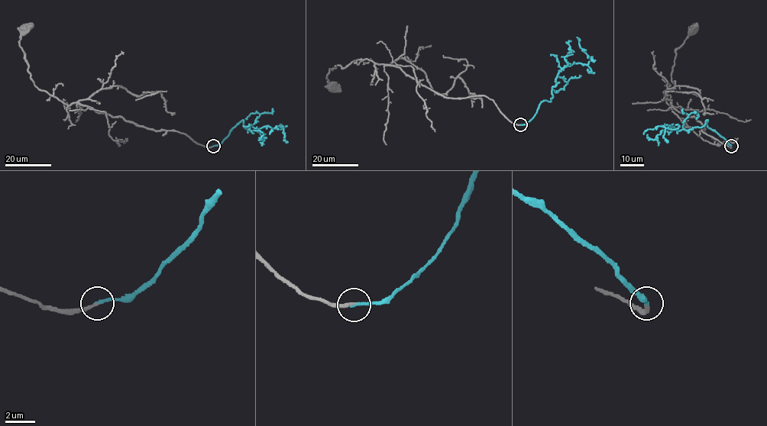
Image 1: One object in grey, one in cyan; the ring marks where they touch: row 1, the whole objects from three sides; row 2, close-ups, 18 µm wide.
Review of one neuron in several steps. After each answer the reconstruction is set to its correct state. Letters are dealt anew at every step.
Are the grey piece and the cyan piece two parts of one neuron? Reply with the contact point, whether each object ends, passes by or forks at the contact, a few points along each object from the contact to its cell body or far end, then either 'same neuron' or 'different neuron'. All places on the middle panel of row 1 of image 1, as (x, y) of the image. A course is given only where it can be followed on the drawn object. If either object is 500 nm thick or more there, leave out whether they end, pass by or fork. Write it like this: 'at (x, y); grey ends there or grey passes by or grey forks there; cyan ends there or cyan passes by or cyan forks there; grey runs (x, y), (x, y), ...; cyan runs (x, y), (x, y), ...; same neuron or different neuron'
at (520, 124); grey ends there; cyan ends there; grey runs (520, 125), (512, 123), (486, 96), (444, 97), (399, 67), (366, 59), (331, 69), (327, 77), (331, 87); cyan runs (520, 125), (534, 116), (542, 101), (550, 101), (556, 77), (564, 68), (590, 59), (577, 37); same neuron

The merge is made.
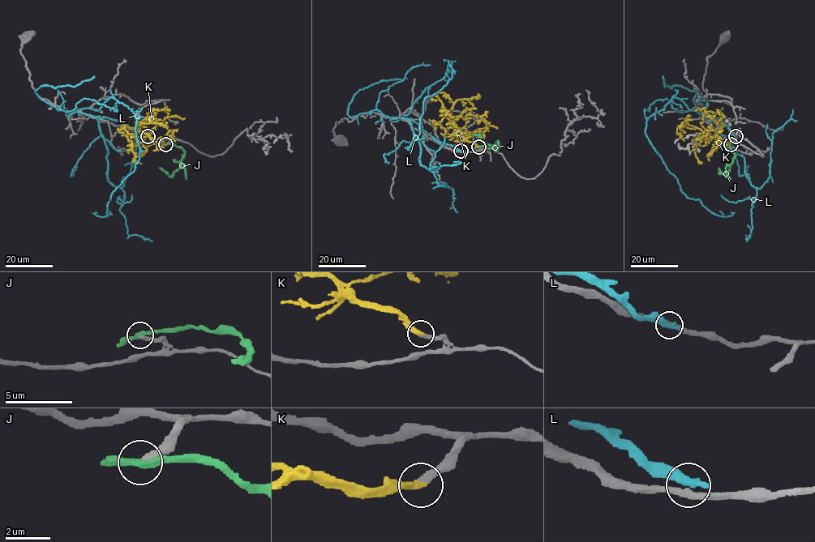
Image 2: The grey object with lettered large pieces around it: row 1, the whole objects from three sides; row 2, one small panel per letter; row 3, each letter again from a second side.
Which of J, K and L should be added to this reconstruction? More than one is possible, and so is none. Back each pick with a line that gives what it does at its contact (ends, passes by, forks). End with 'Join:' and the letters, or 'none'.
K: It ends there
Join: K

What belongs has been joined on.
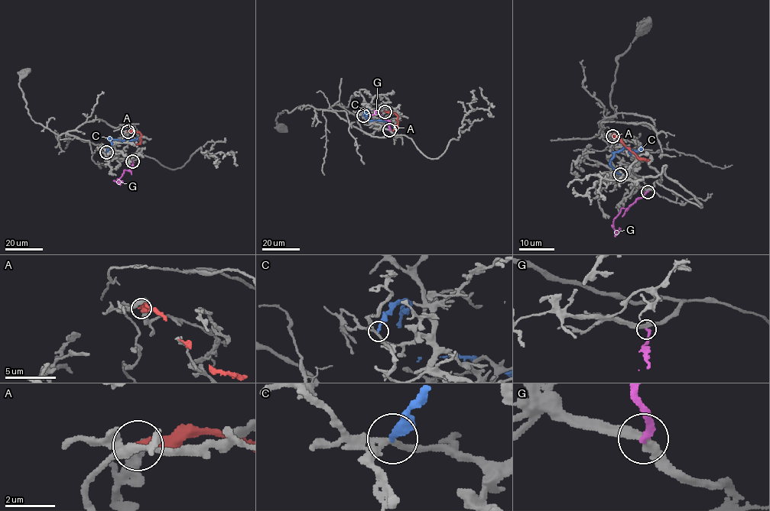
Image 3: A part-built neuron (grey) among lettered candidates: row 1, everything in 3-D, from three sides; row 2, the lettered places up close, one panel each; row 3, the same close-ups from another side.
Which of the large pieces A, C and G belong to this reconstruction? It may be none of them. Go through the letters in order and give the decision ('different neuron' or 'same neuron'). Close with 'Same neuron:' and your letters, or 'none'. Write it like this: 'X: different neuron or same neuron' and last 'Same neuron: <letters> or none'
A: different neuron
C: different neuron
G: different neuron
Same neuron: none

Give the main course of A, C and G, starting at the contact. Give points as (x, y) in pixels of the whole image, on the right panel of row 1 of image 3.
A: (612, 136), (615, 135), (639, 157), (650, 160)
C: (620, 174), (610, 166), (612, 156), (625, 147), (629, 152), (636, 151), (641, 146)
G: (648, 191), (627, 208), (622, 208), (613, 221), (613, 228), (615, 231), (619, 228)

